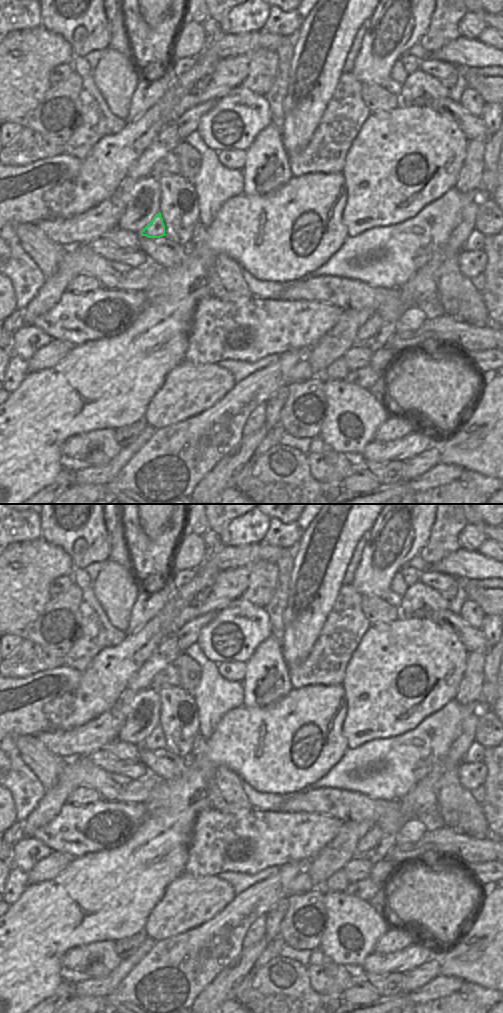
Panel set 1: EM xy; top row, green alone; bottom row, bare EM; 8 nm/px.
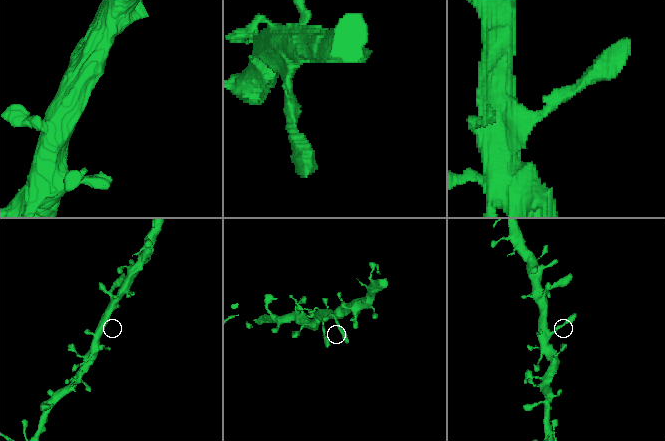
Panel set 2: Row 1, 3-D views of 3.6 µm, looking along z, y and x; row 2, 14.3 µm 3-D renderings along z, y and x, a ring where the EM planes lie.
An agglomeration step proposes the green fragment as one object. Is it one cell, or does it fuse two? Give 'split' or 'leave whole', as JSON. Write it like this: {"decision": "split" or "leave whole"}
{"decision": "leave whole"}

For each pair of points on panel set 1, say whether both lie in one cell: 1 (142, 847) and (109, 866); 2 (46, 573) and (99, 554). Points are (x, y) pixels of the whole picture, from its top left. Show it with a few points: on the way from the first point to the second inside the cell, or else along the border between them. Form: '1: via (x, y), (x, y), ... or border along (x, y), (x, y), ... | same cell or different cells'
1: via (134, 855), (123, 866), (117, 866) | same cell
2: border along (58, 545), (70, 557), (73, 567) | different cells

